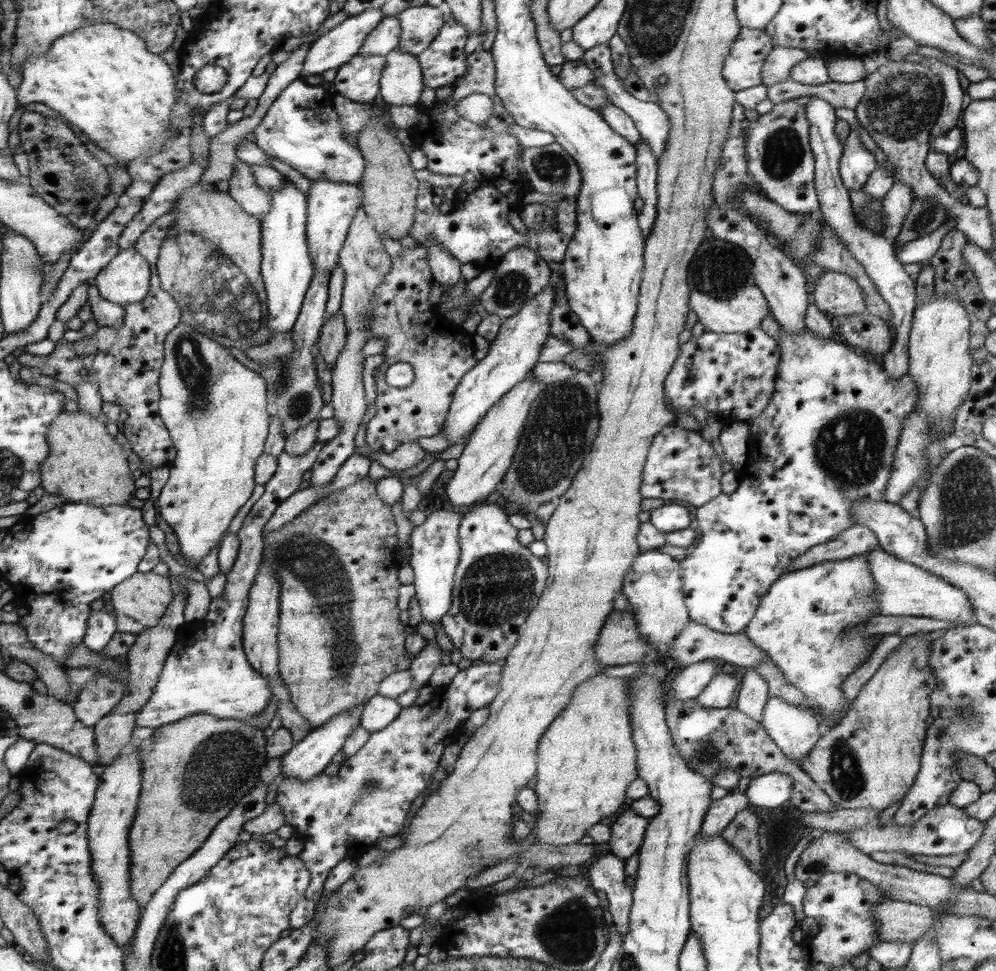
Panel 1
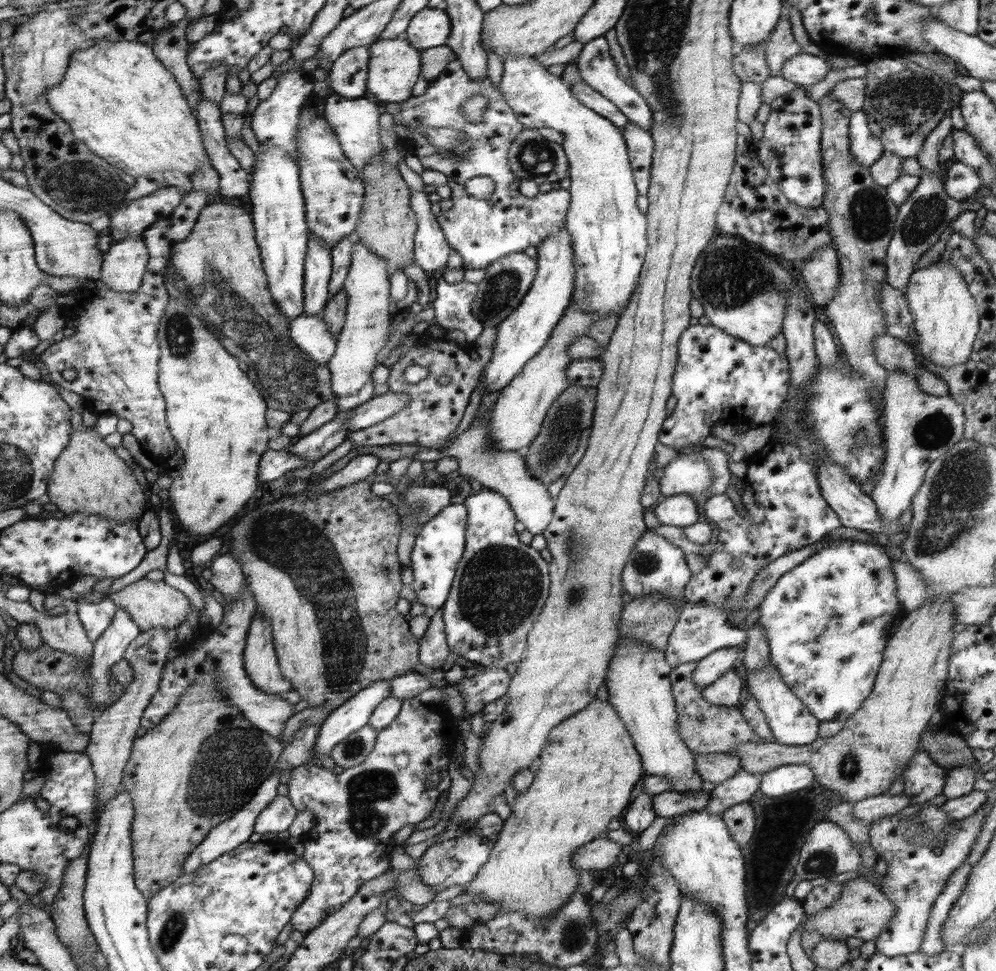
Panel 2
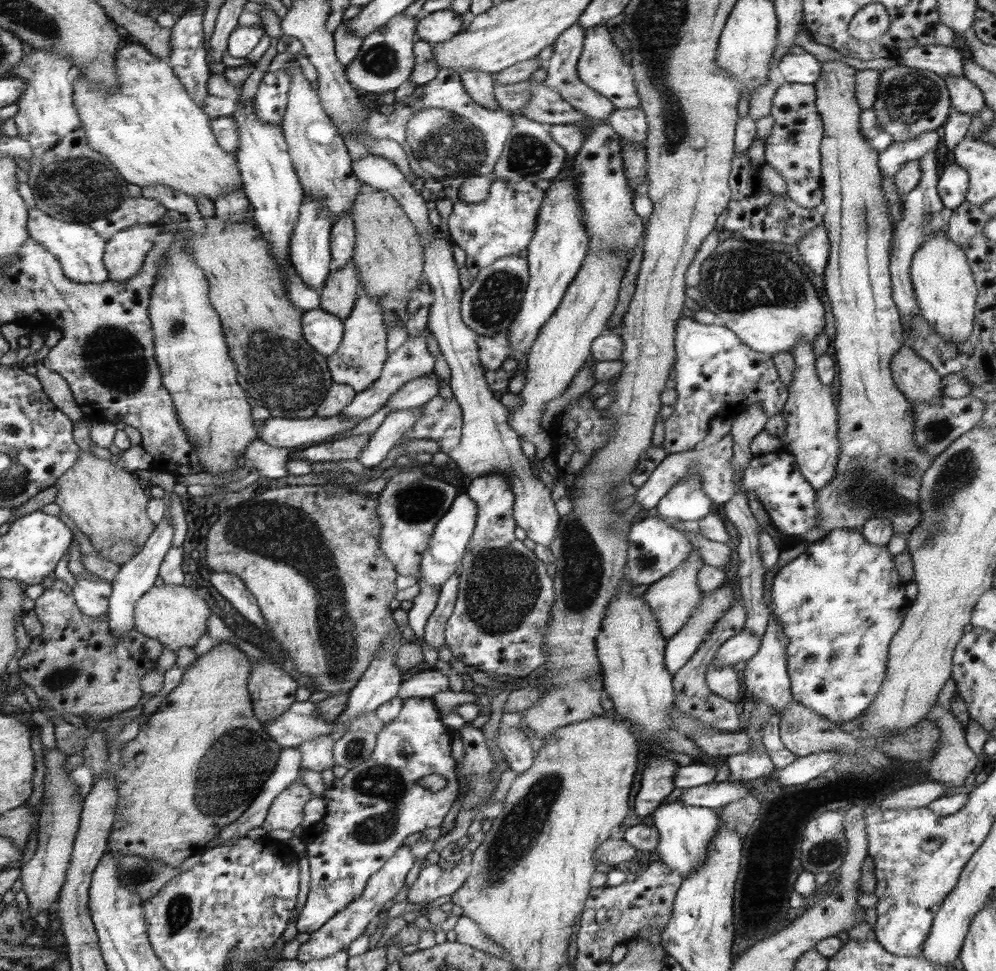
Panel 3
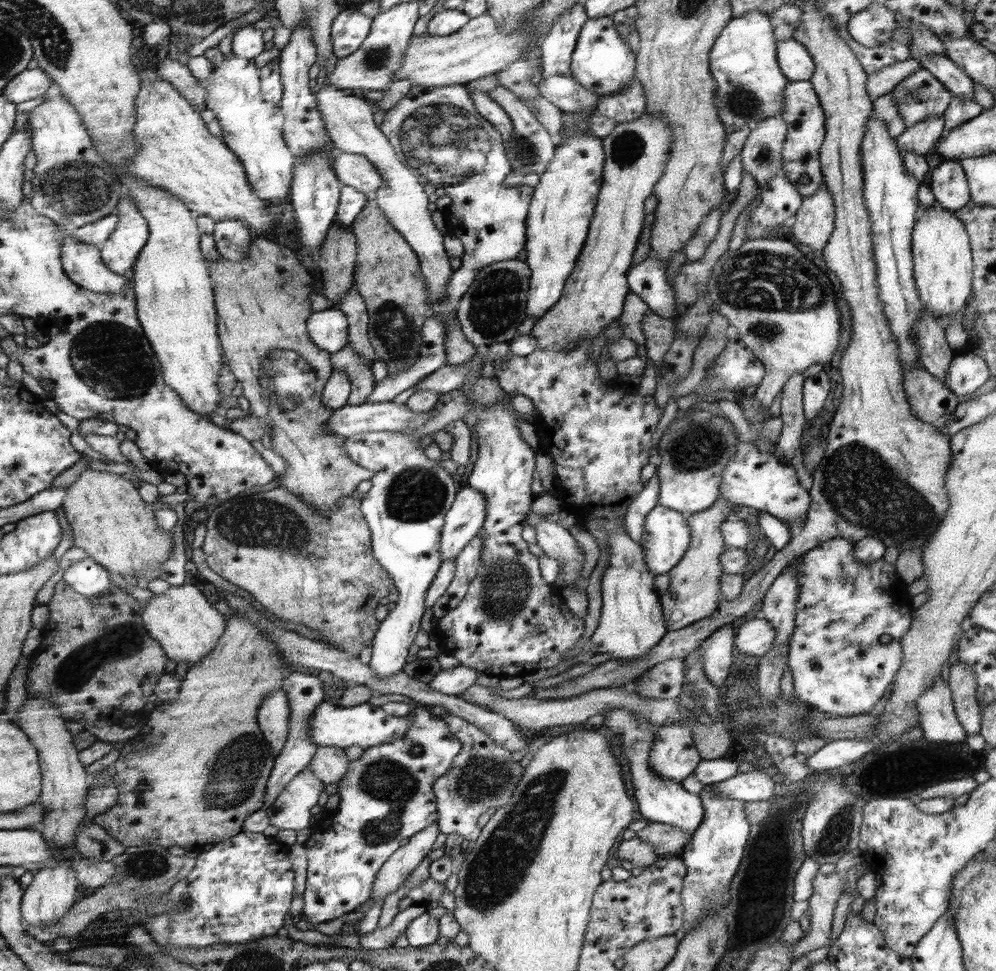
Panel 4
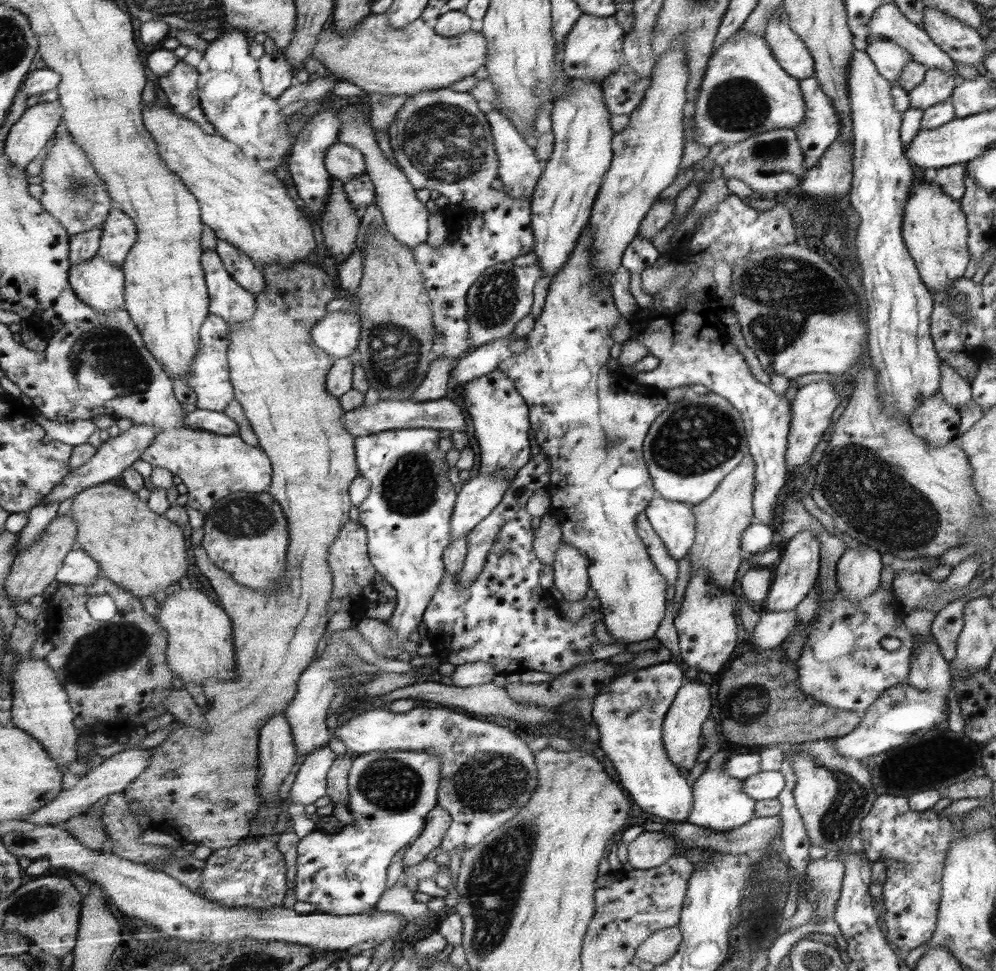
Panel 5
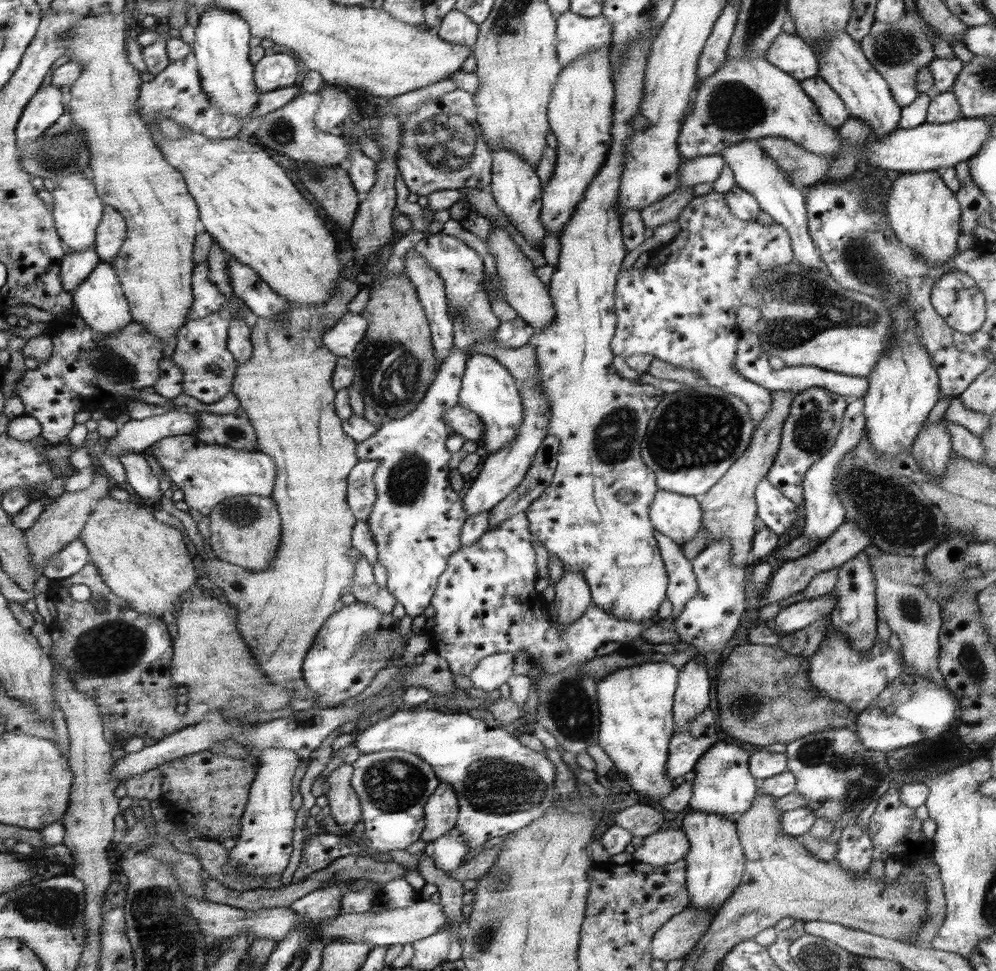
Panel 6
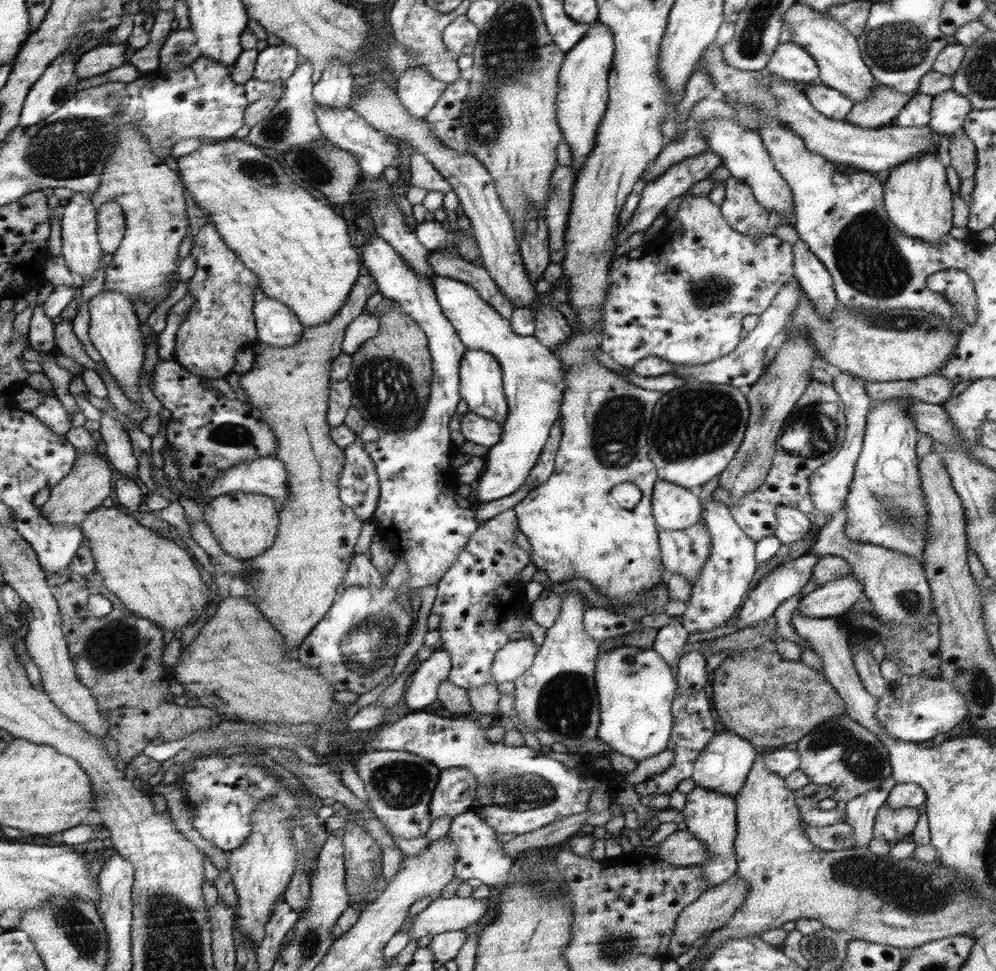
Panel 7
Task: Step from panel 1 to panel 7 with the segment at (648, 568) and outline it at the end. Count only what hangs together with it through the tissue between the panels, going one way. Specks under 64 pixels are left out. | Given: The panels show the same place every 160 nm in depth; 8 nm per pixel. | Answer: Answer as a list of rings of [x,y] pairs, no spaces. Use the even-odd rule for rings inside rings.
[[[658,480],[654,483],[651,496],[652,516],[659,529],[684,530],[698,523],[703,508],[698,491],[684,488],[673,482]]]

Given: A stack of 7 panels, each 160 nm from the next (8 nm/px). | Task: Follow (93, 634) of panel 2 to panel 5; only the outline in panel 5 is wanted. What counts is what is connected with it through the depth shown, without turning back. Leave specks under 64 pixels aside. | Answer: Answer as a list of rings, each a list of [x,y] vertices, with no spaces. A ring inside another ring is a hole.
[[[72,549],[59,569],[56,580],[60,584],[77,584],[88,586],[92,584],[101,570],[96,562],[84,549]]]

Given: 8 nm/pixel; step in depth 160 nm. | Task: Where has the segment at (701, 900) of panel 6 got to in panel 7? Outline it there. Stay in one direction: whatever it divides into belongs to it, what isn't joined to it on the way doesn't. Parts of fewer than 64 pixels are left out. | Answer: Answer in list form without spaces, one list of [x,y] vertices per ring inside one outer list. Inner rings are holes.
[[[694,787],[686,795],[686,804],[682,810],[686,830],[695,834],[696,838],[706,843],[713,857],[700,864],[704,878],[709,887],[718,886],[728,880],[733,874],[737,874],[737,862],[734,852],[734,839],[737,835],[736,805],[735,800],[720,791],[710,790],[706,787]]]

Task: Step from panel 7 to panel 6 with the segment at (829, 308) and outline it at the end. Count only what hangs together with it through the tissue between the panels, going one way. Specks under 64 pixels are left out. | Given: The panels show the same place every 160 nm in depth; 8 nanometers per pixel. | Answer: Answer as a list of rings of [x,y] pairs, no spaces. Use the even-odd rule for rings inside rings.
[[[743,140],[729,144],[721,150],[720,154],[725,164],[733,170],[736,184],[756,198],[760,209],[788,231],[792,242],[793,259],[796,263],[802,264],[804,268],[824,271],[825,266],[820,258],[819,250],[812,241],[812,236],[808,234],[808,211],[806,211],[806,196],[802,186],[797,187],[792,184],[785,170],[779,168],[777,162],[768,156],[765,150],[762,150],[758,141]]]

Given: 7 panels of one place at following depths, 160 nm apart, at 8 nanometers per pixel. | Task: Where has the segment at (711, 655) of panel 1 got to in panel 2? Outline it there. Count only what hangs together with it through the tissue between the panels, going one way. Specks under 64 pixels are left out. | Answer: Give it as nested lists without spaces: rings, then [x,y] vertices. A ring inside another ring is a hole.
[[[684,602],[677,618],[671,637],[668,639],[665,652],[666,662],[676,668],[679,664],[698,662],[707,654],[721,648],[735,648],[744,650],[746,644],[745,629],[734,628],[727,618],[727,612],[722,607]]]

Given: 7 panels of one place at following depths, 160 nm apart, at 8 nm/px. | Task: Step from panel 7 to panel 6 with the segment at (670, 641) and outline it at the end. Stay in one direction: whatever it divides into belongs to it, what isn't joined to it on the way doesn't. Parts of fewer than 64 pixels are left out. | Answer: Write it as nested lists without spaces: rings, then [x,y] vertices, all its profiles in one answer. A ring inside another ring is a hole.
[[[657,530],[655,539],[669,578],[666,598],[673,604],[671,615],[676,619],[684,605],[697,593],[697,578],[691,560],[684,555],[682,546]]]

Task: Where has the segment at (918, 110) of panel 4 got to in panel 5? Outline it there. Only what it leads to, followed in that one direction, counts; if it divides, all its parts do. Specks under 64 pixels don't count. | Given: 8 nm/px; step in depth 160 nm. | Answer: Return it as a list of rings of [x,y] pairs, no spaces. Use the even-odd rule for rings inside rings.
[[[937,68],[927,69],[924,80],[909,91],[911,105],[924,112],[935,104],[949,100],[959,80],[959,76],[955,78],[952,73]]]

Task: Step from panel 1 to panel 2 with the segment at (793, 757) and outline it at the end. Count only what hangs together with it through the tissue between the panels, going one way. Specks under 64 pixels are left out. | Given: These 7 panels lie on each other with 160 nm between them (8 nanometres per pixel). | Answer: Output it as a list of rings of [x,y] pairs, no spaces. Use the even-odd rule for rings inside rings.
[[[771,656],[770,663],[763,669],[749,672],[746,684],[748,693],[756,698],[756,703],[764,714],[776,743],[786,746],[806,746],[819,738],[820,721],[806,709],[796,694],[784,683],[776,665],[771,662]]]

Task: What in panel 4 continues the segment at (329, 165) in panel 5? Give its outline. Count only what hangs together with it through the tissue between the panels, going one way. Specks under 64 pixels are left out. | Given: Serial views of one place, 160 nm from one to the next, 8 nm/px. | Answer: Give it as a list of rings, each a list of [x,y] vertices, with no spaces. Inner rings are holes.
[[[338,151],[332,161],[331,166],[344,185],[353,186],[368,196],[372,196],[379,189],[381,176],[364,155]]]

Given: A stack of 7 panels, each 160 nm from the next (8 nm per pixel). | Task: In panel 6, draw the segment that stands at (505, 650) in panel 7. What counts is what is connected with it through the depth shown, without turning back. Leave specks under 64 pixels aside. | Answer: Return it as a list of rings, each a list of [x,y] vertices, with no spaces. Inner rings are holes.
[[[512,653],[488,655],[478,663],[475,670],[468,675],[468,679],[474,688],[490,693],[508,683],[513,674],[514,660],[515,656]]]

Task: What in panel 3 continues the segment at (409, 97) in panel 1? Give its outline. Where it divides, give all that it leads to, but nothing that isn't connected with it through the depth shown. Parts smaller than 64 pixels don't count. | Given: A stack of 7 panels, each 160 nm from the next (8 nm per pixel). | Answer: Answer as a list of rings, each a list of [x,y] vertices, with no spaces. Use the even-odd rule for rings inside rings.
[[[400,13],[389,18],[388,22],[364,38],[358,56],[347,66],[348,82],[362,94],[384,95],[387,92],[394,92],[402,82],[409,80],[415,63],[413,44],[416,41],[417,21],[416,16]]]

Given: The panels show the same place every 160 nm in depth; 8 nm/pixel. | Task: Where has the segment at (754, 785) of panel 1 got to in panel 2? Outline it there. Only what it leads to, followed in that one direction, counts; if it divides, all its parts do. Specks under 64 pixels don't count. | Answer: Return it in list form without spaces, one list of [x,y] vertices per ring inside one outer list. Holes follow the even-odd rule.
[[[807,764],[779,766],[763,773],[759,790],[764,796],[776,798],[816,785],[814,771]]]

